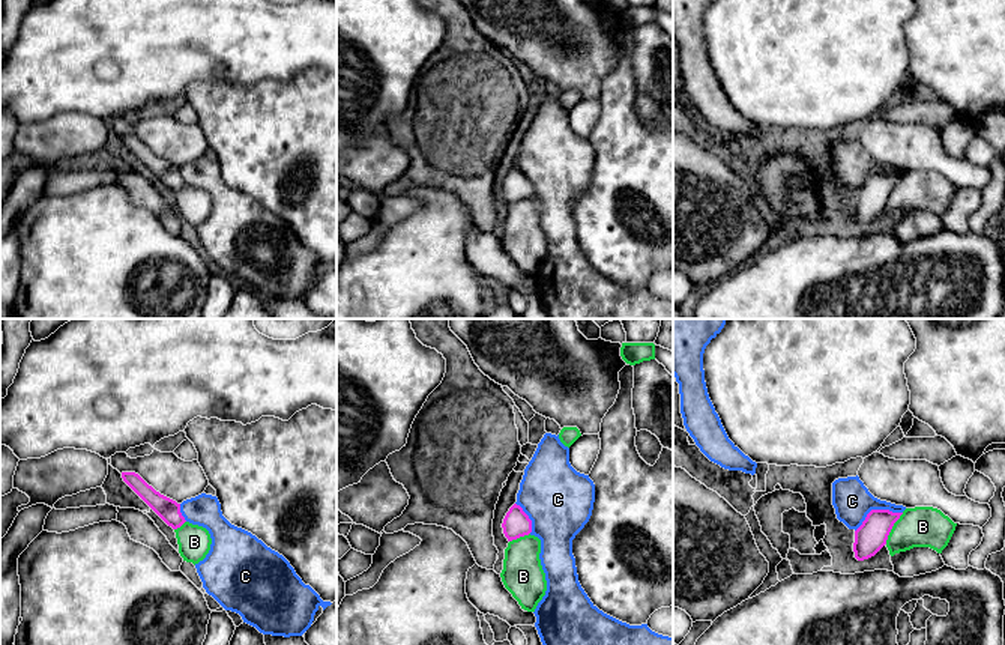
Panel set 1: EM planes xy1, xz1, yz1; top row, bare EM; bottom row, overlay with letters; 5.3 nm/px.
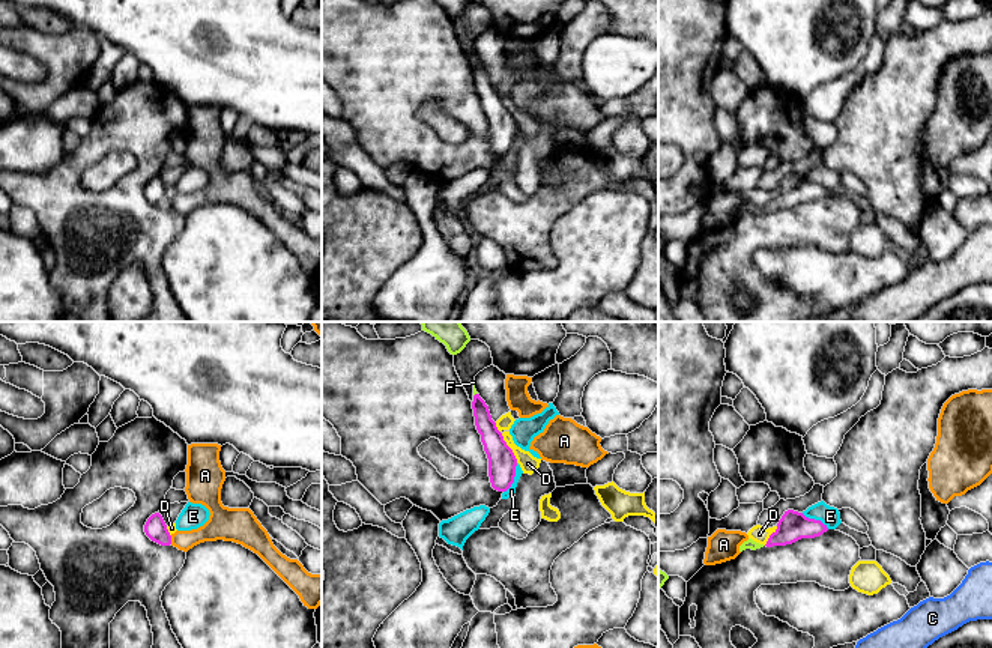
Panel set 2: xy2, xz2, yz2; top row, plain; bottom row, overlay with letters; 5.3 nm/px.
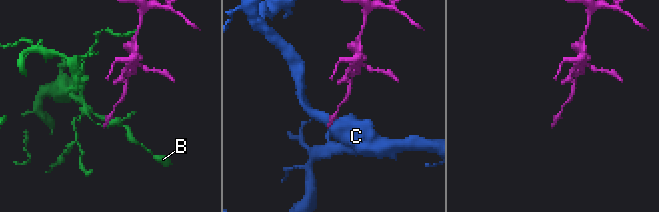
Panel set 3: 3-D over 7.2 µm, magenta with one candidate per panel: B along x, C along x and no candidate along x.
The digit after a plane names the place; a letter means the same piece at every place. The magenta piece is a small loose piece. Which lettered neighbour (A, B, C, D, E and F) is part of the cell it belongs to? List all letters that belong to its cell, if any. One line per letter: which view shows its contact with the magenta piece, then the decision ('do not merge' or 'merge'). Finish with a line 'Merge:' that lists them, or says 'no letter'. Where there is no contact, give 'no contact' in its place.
A: xy2 | do not merge
B: yz1 | do not merge
C: yz1 | do not merge
D: xz2 | do not merge
E: xz2 | do not merge
F: xz2 | merge
Merge: F

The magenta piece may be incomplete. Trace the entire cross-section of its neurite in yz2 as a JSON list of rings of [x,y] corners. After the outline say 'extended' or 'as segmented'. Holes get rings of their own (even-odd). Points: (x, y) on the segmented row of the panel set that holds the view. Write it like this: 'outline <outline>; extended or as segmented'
outline [[[788,510],[779,520],[777,529],[770,535],[765,546],[786,546],[801,538],[819,537],[827,531],[827,525],[821,520],[809,519],[803,513]]]; as segmented

